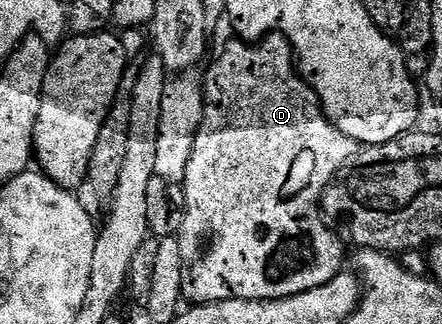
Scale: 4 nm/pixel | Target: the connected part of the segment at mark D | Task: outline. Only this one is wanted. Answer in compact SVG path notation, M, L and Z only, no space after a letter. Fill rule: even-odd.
M271 33L256 43L240 39L232 40L222 47L221 54L214 59L213 66L209 69L209 74L203 77L205 118L201 121L201 126L198 127L193 140L191 159L187 163L183 182L185 205L180 232L189 237L182 236L179 244L182 250L189 251L197 245L197 241L193 237L209 237L209 246L206 247L205 254L190 269L188 266L188 280L183 285L184 300L193 305L210 305L213 301L233 301L236 297L241 297L245 301L274 301L275 299L287 299L291 295L303 295L303 291L311 291L315 287L323 287L323 283L331 283L331 279L335 279L335 275L342 272L344 265L341 264L345 261L346 242L344 240L341 242L336 237L338 234L328 224L293 225L293 221L299 220L312 205L314 208L320 202L322 195L325 194L325 189L333 182L337 172L357 156L359 152L357 141L343 135L343 131L339 131L339 127L335 127L326 119L325 113L321 110L321 101L317 97L317 92L297 72L293 49L286 37L282 37L279 33Z

